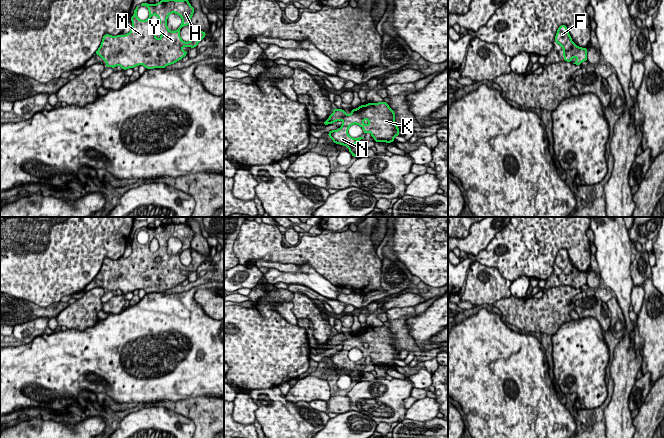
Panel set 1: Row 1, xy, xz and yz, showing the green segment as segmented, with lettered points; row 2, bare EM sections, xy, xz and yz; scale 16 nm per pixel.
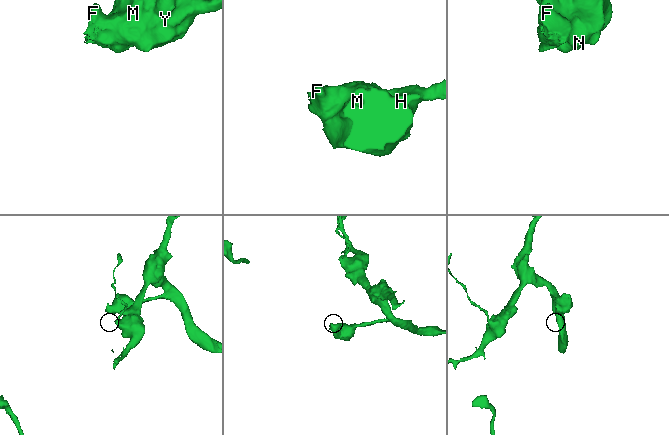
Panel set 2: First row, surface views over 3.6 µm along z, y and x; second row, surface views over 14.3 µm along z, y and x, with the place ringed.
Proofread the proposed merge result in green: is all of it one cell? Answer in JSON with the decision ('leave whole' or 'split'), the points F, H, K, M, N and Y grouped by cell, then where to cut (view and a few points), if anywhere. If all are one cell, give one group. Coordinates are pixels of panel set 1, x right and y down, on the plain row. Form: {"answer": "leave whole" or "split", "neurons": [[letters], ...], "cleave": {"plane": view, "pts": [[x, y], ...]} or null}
{"answer": "leave whole", "neurons": [["F", "H", "K", "M", "N", "Y"]], "cleave": null}

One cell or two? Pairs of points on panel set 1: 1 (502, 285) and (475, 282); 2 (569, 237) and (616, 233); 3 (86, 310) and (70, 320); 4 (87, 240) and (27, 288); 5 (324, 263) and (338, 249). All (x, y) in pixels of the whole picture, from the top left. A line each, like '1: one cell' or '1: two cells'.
1: one cell
2: two cells
3: one cell
4: one cell
5: one cell

